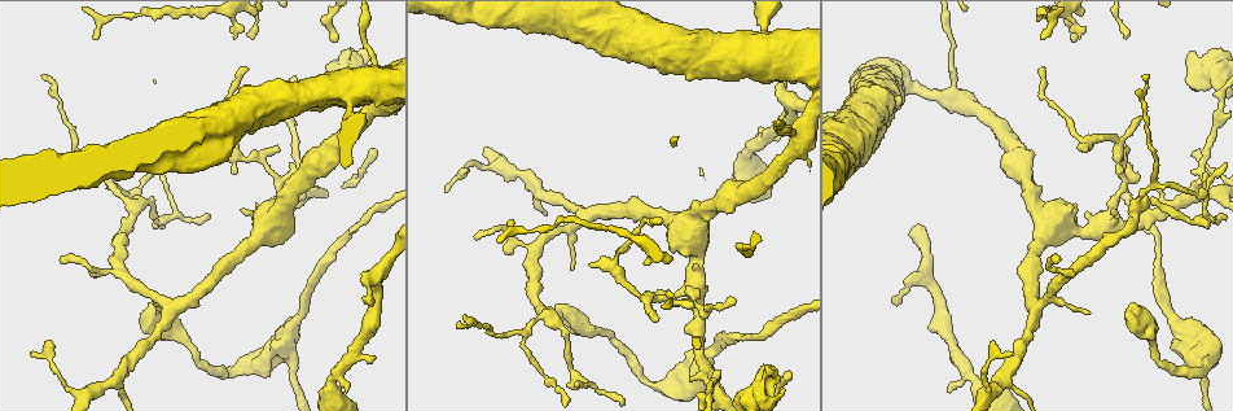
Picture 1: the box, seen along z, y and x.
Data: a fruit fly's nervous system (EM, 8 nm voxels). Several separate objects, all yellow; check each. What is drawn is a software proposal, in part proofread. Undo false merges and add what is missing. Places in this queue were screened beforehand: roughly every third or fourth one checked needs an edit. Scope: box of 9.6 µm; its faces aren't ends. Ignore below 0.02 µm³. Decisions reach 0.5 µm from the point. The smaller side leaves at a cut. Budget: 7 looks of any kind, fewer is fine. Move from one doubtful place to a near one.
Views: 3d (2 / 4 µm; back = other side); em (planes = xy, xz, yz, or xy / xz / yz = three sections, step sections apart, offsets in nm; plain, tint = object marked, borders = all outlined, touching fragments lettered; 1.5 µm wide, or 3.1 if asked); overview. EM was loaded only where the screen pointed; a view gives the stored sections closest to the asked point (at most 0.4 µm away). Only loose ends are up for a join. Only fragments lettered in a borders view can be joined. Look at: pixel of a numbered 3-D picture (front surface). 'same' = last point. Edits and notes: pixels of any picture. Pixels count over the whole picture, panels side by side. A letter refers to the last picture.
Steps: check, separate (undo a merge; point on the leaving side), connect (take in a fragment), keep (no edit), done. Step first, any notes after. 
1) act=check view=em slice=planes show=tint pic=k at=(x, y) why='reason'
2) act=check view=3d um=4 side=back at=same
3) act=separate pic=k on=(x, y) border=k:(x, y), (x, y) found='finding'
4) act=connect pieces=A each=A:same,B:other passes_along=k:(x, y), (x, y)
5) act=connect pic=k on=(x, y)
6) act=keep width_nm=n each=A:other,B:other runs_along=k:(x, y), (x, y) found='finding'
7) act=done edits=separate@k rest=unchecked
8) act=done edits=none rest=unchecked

act=check view=3d um=4 pic=1 at=(954, 82) why='calibre changes'

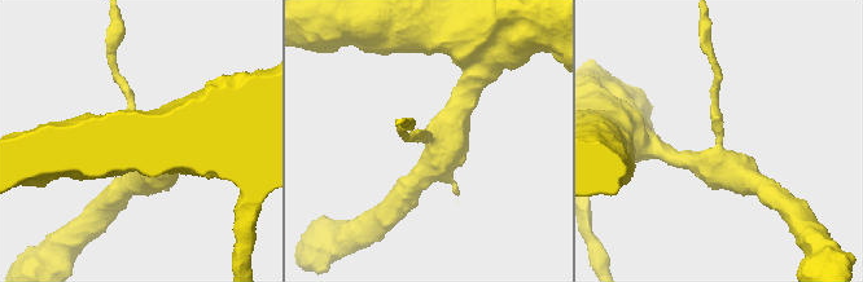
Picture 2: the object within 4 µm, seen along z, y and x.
act=check view=em slice=yz step=8 show=tint pic=2 at=(428, 138) arms=3

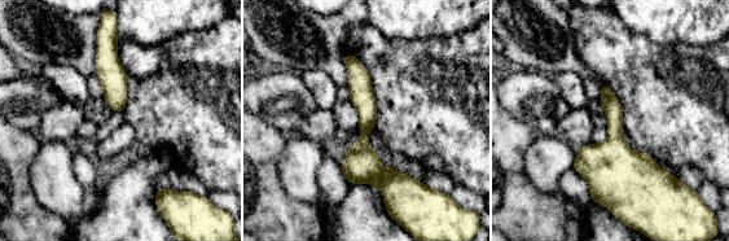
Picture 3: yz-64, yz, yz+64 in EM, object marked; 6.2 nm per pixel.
act=check view=em slice=planes show=borders at=same why='another direction'

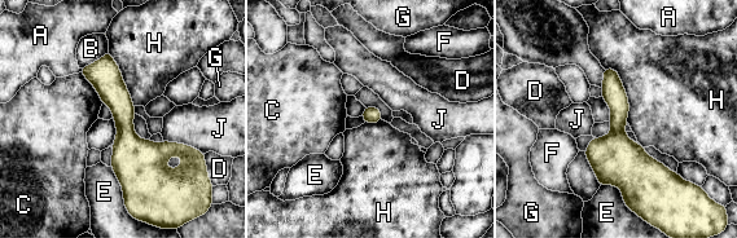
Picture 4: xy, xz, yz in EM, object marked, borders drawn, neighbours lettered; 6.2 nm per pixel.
act=keep longest_contact=H:380nm each=A:other,B:other,C:other,D:other,E:other,F:other,G:other,H:other,J:other border=4:(604, 67), (621, 80), (627, 122) found='one cell here'

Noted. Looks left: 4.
act=check view=em slice=planes show=plain pic=1 at=(698, 336) why='an open end'

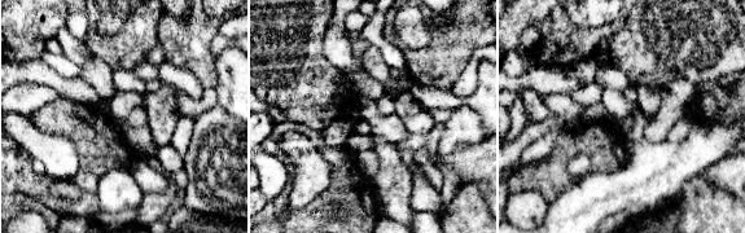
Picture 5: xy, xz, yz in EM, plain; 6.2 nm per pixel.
act=check view=em slice=planes show=borders at=same why='what lies round it'

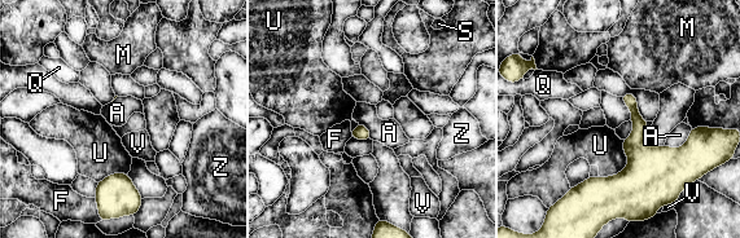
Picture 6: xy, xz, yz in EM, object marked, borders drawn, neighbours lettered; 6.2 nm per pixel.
act=keep each=A:other,F:other,M:other,Q:other,S:other,U:other,V:other,Z:other runs_along=6:(629, 96), (636, 162), (627, 171) found='none of them fits'

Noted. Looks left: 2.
act=check view=em slice=planes show=borders pic=1 at=(142, 313) why='end of a long branch'

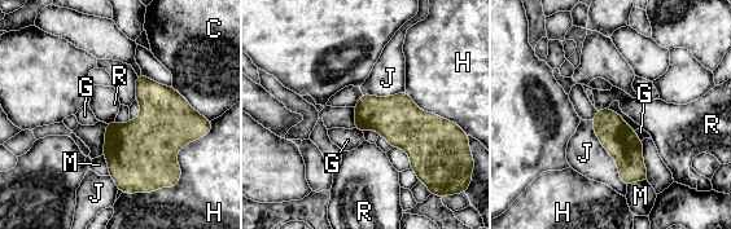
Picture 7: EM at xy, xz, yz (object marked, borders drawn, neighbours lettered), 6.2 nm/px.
act=keep each=C:other,G:other,H:other,J:other,M:other,R:other border=7:(608, 108), (598, 111) found='none of them fits'

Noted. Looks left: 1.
act=done edits=none rest=unchecked

